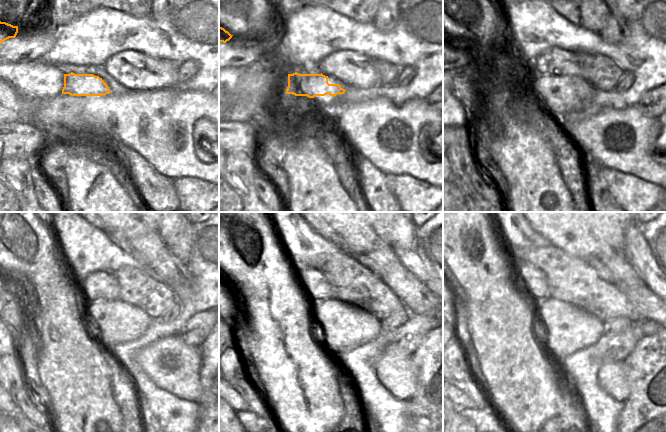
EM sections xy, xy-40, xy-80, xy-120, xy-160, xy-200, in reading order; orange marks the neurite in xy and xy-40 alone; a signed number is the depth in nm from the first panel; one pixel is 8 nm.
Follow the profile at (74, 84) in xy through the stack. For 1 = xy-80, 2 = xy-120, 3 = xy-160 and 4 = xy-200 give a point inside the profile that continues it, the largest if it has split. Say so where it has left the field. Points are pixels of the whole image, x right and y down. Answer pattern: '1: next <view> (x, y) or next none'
1: next xy-80 (532, 86)
2: next xy-120 (94, 310)
3: next xy-160 (369, 327)
4: next xy-200 (592, 327)

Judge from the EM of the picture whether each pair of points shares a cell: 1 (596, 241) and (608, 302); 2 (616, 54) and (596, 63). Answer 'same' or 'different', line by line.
1: different
2: different

